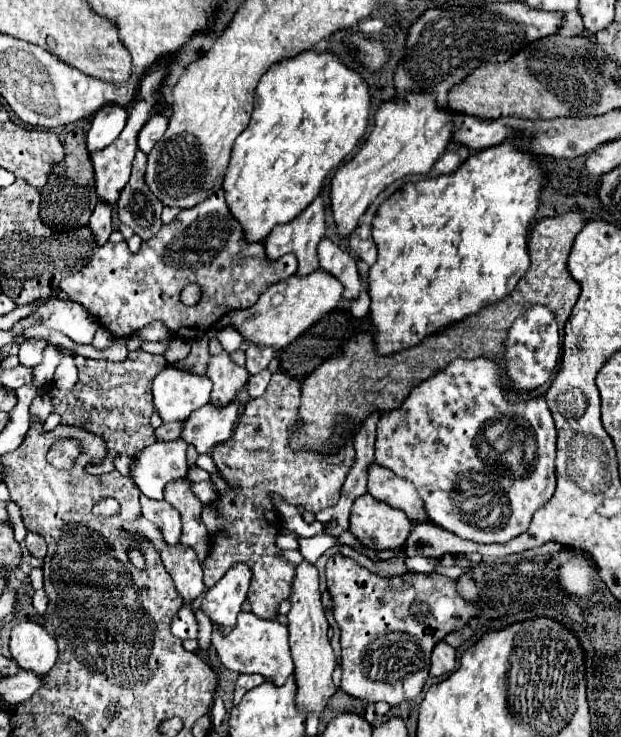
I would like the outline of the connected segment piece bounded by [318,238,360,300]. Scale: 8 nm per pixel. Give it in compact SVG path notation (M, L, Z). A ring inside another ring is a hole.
M322 238L318 244L318 260L320 260L322 270L330 272L344 284L346 300L352 300L358 296L358 292L360 292L358 268L356 268L356 260L350 254L346 254L330 238Z

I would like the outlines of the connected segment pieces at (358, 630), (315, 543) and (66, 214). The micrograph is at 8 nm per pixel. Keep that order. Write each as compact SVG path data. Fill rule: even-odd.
M338 552L328 558L326 580L334 598L334 618L342 630L342 690L364 702L384 700L390 706L396 706L404 700L414 700L422 692L428 676L430 652L434 644L444 640L446 634L460 630L472 616L478 614L478 608L456 592L454 580L436 572L430 576L406 572L404 576L384 578Z
M327 533L318 534L312 538L299 537L298 542L301 555L311 564L315 564L328 548L338 545L337 538Z
M72 130L64 138L64 160L54 164L46 186L42 188L42 220L54 228L74 228L88 222L98 196L94 192L94 168L90 164L90 152L86 148L84 130Z

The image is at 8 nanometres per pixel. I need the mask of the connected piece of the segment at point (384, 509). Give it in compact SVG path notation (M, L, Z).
M360 496L350 514L350 532L366 546L376 550L402 548L414 524L406 520L404 512L390 508L374 496Z

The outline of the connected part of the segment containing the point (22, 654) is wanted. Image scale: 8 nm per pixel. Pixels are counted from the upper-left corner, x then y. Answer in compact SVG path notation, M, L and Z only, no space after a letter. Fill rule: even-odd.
M20 622L10 634L10 652L16 664L36 674L46 674L58 658L56 640L36 622Z

